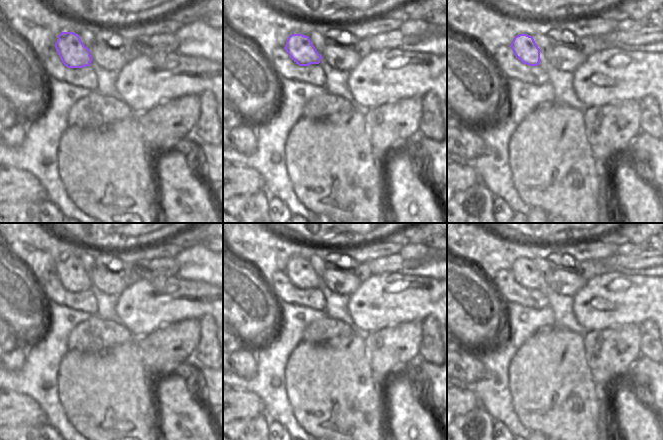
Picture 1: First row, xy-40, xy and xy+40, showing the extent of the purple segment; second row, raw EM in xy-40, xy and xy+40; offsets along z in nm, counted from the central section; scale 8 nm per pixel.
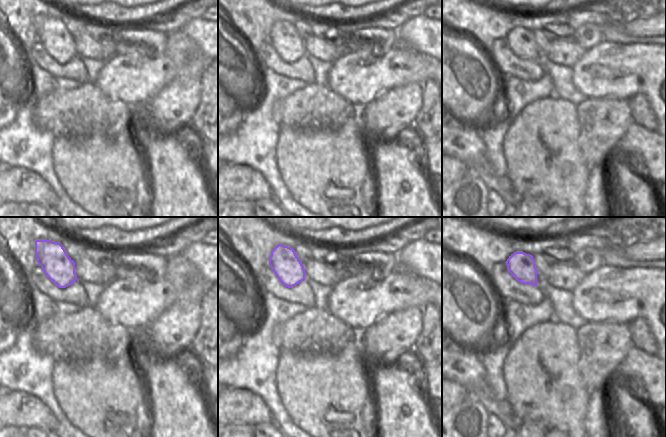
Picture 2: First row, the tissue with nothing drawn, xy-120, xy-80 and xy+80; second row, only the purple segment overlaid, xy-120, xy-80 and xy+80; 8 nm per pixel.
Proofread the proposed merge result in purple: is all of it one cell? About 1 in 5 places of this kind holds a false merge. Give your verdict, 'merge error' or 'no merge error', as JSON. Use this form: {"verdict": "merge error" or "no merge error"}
{"verdict": "no merge error"}

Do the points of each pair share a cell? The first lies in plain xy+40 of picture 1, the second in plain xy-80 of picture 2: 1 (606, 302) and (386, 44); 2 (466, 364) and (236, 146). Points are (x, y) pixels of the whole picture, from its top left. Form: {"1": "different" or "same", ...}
{"1": "different", "2": "different"}

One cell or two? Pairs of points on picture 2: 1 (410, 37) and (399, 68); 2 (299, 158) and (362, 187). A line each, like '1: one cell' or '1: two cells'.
1: two cells
2: one cell

